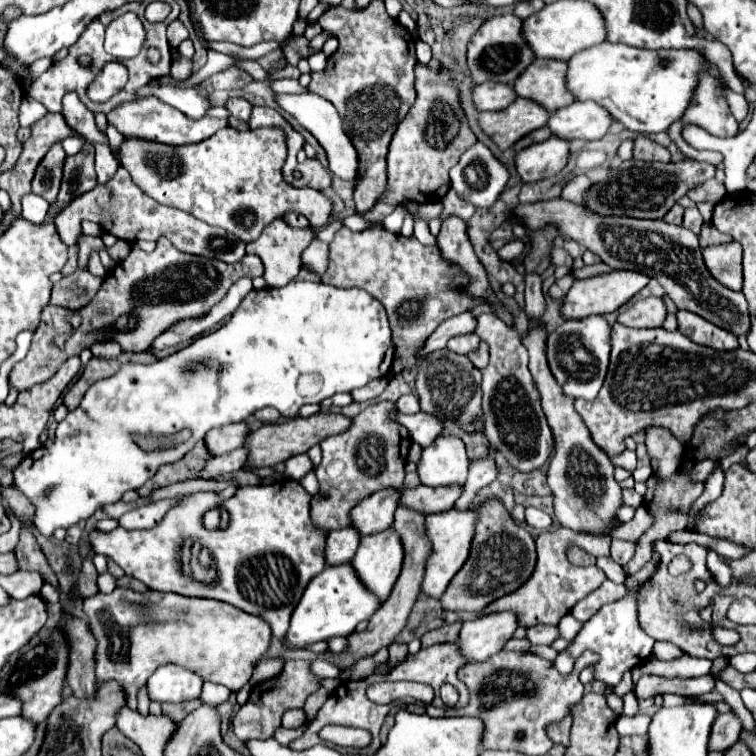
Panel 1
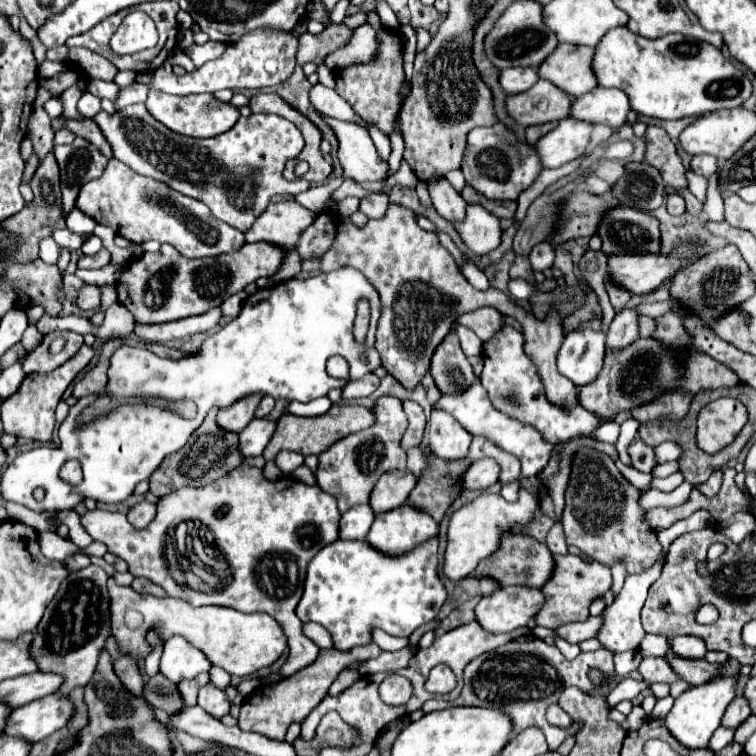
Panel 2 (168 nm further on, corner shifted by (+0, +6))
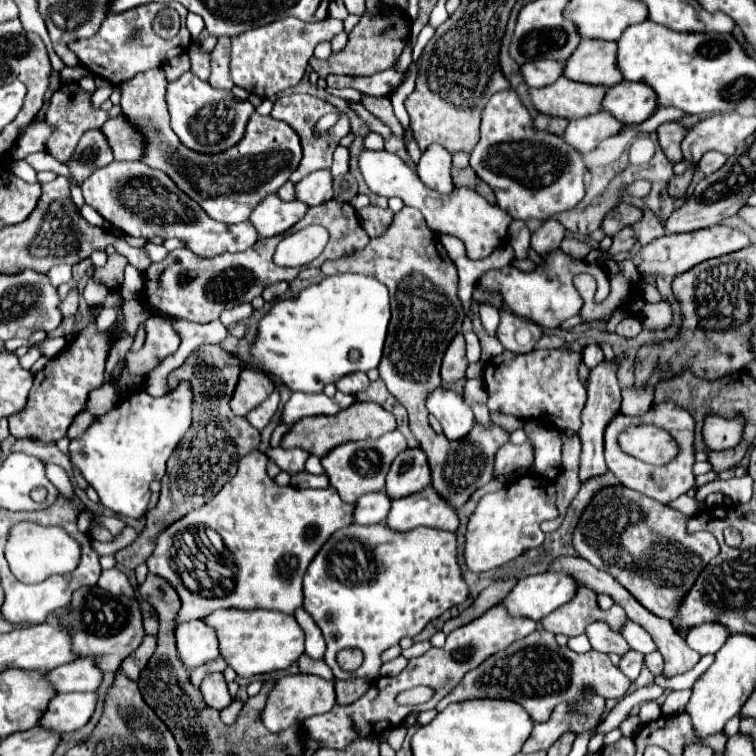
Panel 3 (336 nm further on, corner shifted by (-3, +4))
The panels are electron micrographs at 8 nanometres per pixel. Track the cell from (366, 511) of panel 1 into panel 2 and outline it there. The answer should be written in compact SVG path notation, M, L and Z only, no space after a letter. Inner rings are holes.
M392 470L380 476L368 500L374 514L388 512L388 508L400 508L414 486L416 486L416 478L408 470Z

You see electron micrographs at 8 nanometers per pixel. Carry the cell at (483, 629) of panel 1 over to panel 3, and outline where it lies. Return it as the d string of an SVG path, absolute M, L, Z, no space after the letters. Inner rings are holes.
M543 572L521 578L517 586L503 600L511 616L525 616L541 620L555 608L569 602L579 588L579 582L571 574Z

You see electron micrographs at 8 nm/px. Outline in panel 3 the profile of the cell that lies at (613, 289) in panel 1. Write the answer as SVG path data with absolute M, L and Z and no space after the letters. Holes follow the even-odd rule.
M711 226L705 230L697 230L697 232L685 232L685 234L665 234L657 240L653 240L651 244L643 246L643 250L633 256L635 266L639 268L639 272L645 274L665 274L665 276L679 276L683 274L683 270L687 272L689 268L693 268L695 264L709 260L709 258L717 258L723 256L727 252L735 252L739 248L745 248L751 244L751 238L747 234L743 234L737 228L729 228L729 226Z

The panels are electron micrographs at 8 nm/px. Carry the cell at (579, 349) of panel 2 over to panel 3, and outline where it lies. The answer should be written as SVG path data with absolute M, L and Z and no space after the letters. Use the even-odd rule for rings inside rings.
M589 344L583 350L583 362L587 364L587 368L595 368L599 362L603 362L603 350L597 344Z

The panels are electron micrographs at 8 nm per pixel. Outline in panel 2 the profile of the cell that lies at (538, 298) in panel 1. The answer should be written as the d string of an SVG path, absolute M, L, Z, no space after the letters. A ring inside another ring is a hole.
M548 242L536 244L530 252L530 264L534 272L544 272L546 268L552 266L552 260L554 260L554 250L550 248Z

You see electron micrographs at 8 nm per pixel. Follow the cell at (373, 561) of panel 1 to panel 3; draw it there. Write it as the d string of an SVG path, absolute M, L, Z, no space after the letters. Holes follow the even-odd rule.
M427 486L419 490L419 494L393 500L387 516L387 524L401 532L413 530L417 526L457 530L459 516L457 516L457 510L451 510L451 506L447 506L443 498L439 498L433 486Z

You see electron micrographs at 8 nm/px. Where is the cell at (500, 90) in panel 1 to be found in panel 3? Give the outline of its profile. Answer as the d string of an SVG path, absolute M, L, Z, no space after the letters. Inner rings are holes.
M541 58L541 60L535 60L535 62L523 64L521 70L523 70L525 82L531 88L543 88L543 86L553 84L557 78L563 76L565 62L553 62L549 58Z

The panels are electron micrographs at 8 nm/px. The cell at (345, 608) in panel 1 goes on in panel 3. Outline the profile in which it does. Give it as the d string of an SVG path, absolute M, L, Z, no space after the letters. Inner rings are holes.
M379 522L375 526L349 524L337 530L321 546L321 550L317 552L317 556L313 558L313 562L309 564L303 576L303 606L323 632L323 638L327 644L323 660L329 664L337 680L379 678L379 668L383 664L381 662L383 650L399 644L399 640L405 636L413 638L425 628L427 622L431 622L433 618L439 618L445 610L465 602L467 596L469 596L469 586L457 562L457 534L449 530L435 530L425 526L419 526L407 532L397 532L397 530L391 530L385 522ZM339 568L341 568L341 580L337 580L331 574L333 570L339 572ZM343 648L359 648L365 654L361 668L357 668L355 672L345 672L339 668L335 656Z

